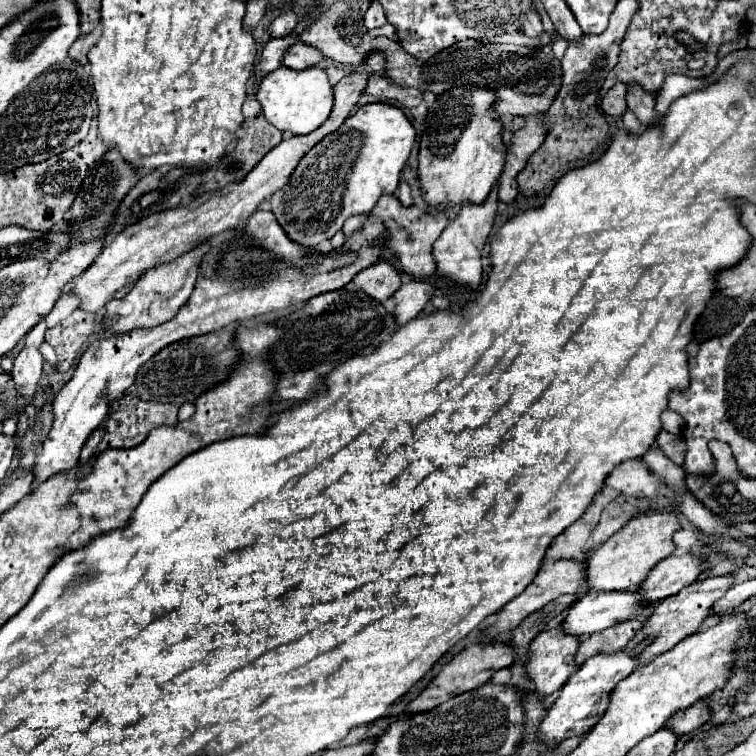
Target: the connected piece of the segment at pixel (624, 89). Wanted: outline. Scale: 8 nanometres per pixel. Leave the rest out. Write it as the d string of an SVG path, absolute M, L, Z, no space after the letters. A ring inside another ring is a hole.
M618 83L614 85L602 99L602 109L606 115L610 117L622 117L626 111L626 93L628 93L628 85L626 83Z

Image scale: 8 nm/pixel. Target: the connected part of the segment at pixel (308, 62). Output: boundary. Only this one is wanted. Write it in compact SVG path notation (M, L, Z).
M296 41L296 43L288 49L288 53L286 53L286 57L284 57L282 63L284 63L286 67L290 67L290 69L300 71L300 69L306 69L306 67L318 65L322 59L324 59L324 55L322 55L320 49L314 49L312 45L306 45L306 43L302 43L302 41Z

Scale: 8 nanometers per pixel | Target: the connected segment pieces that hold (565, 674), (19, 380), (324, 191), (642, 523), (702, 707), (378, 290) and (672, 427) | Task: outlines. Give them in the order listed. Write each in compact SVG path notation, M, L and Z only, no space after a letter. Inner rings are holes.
M550 629L540 633L528 647L528 659L524 663L528 679L534 683L534 695L538 699L546 699L550 695L554 695L570 677L570 673L574 673L578 667L574 663L574 655L578 649L578 639L564 635L562 629Z
M38 321L30 333L24 337L24 349L14 357L14 369L12 369L12 381L16 383L16 391L32 399L38 389L38 381L42 377L42 363L44 357L40 353L40 345L44 343L44 331L46 331L46 321Z
M390 103L358 107L338 131L326 135L304 155L290 183L272 195L272 213L292 241L316 247L340 231L348 217L370 213L378 197L396 191L414 137L416 131L402 109Z
M644 513L614 533L604 545L586 555L588 591L636 591L648 571L674 551L672 535L680 529L674 513Z
M698 701L696 705L674 713L674 717L670 717L670 721L666 721L666 725L670 725L670 729L674 729L674 733L678 733L678 735L686 735L686 733L698 729L700 725L704 725L708 721L708 717L710 717L708 705L704 701Z
M382 261L378 265L362 269L362 273L354 277L352 285L356 285L360 291L382 303L398 291L402 281L400 281L400 273L392 265Z
M667 409L661 414L661 421L666 431L675 435L682 433L684 421L678 413Z

